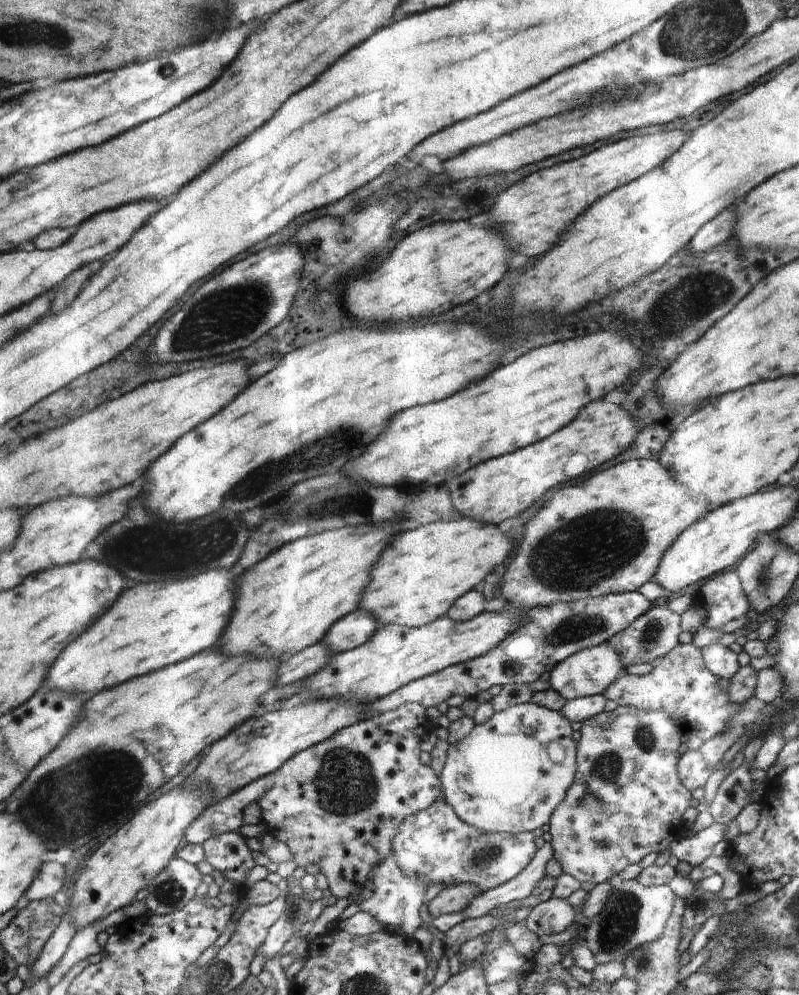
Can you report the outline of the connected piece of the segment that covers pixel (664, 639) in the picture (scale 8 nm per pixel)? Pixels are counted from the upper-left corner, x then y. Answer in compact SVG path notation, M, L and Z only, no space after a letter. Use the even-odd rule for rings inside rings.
M652 606L642 616L639 616L630 626L619 632L608 643L620 655L624 668L641 662L655 664L663 656L666 656L677 645L678 636L682 632L679 623L680 615L664 606ZM640 638L644 638L640 642Z

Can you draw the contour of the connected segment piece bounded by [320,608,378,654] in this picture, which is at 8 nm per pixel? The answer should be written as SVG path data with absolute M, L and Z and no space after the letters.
M362 608L337 620L320 642L333 654L362 646L378 628L377 622Z

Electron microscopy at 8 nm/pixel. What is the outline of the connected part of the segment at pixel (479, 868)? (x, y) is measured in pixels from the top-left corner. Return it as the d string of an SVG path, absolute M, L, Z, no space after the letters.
M441 798L426 810L408 816L400 824L400 828L394 836L393 852L400 870L410 878L426 878L426 882L430 882L430 885L440 882L440 884L444 883L446 887L470 882L480 886L480 890L484 892L509 882L528 866L537 852L536 834L530 831L520 832L518 835L480 832L474 826L468 826L466 822L462 822L453 813L450 804L446 804L445 800Z

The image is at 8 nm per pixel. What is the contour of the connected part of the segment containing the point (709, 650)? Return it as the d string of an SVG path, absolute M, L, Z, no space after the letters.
M720 643L710 644L701 649L702 658L708 670L717 678L731 678L741 669L738 655Z

